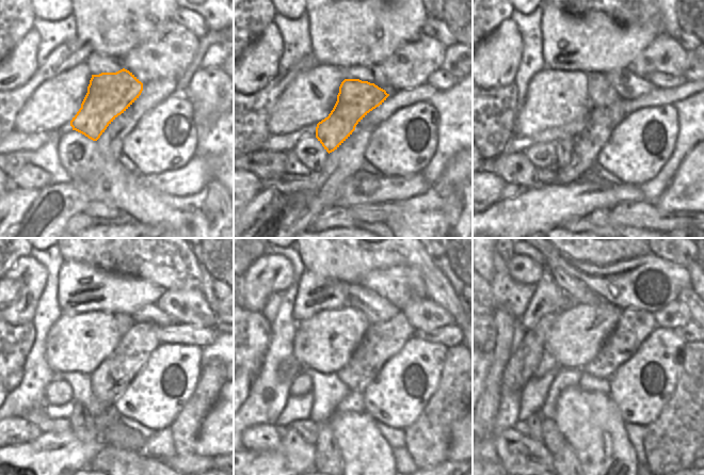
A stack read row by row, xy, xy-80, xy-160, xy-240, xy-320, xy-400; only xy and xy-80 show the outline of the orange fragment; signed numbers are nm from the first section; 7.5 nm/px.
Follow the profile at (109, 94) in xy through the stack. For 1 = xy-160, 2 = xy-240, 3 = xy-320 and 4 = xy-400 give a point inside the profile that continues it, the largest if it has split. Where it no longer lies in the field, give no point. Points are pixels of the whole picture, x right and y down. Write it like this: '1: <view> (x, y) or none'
1: xy-160 (601, 93)
2: xy-240 (82, 422)
3: xy-320 (328, 454)
4: xy-400 (566, 455)

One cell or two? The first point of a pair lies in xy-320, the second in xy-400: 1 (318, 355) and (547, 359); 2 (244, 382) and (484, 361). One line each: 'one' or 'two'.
1: two
2: one

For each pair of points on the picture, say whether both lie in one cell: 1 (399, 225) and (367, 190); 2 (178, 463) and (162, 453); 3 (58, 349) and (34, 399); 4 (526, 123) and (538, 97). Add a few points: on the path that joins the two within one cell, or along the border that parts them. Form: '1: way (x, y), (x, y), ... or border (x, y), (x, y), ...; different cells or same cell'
1: border (415, 196), (390, 203); different cells
2: border (174, 454), (163, 460); different cells
3: border (46, 343), (46, 363), (56, 373); different cells
4: way (532, 116), (538, 111), (538, 104); same cell

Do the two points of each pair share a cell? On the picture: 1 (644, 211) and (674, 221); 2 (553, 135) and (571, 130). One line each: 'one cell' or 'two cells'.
1: one cell
2: one cell

